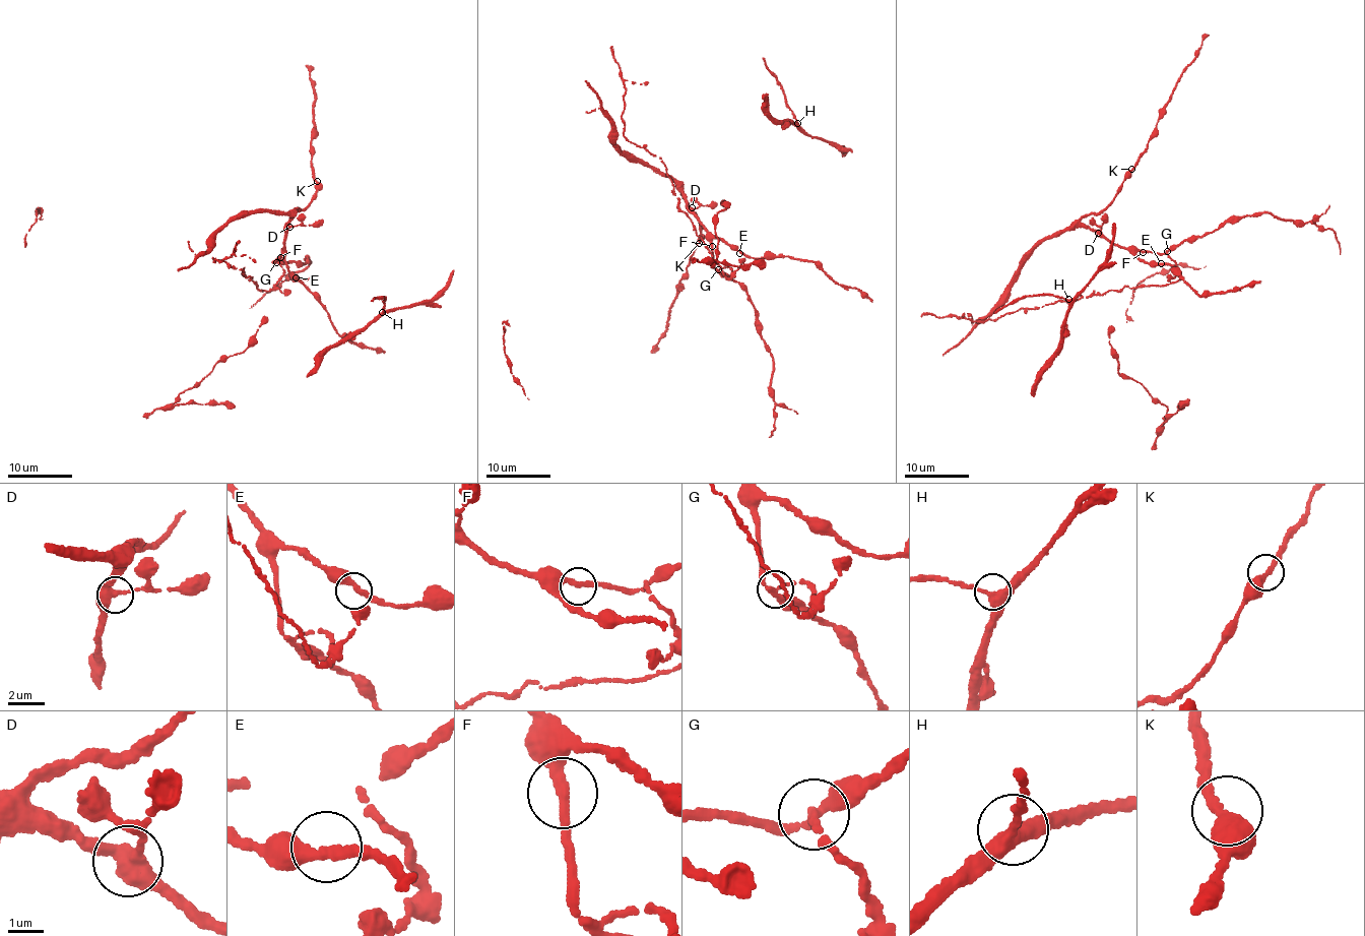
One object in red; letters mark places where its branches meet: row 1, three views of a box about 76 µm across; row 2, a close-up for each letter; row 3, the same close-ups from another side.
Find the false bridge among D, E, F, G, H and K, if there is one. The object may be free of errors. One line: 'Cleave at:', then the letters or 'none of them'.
Cleave at: G

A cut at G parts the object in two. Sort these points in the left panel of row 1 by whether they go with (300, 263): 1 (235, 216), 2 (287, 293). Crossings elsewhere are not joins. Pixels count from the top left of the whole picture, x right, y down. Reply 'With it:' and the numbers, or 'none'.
With it: 1

